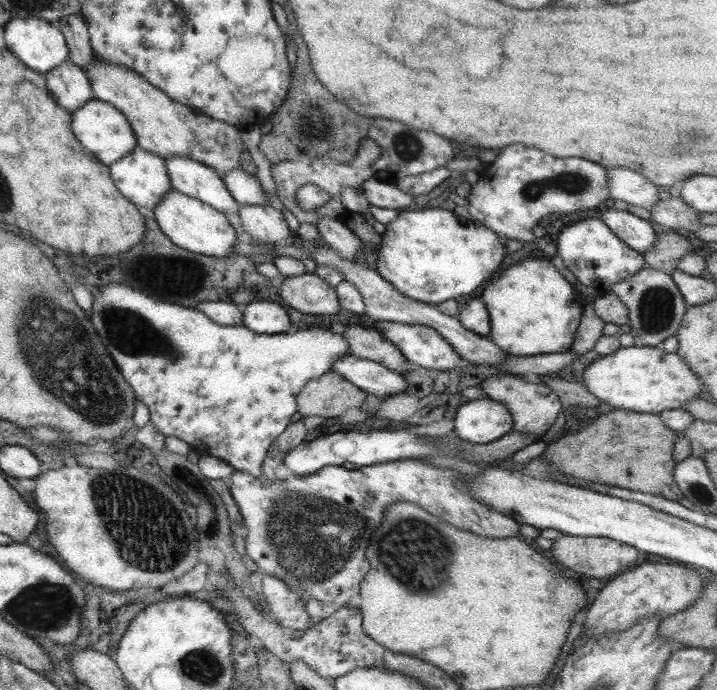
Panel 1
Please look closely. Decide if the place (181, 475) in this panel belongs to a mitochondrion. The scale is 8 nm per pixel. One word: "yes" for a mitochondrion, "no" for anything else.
yes

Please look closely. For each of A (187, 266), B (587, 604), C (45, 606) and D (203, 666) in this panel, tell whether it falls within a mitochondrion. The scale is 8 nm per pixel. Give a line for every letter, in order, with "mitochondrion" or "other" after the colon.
A: other
B: other
C: mitochondrion
D: mitochondrion

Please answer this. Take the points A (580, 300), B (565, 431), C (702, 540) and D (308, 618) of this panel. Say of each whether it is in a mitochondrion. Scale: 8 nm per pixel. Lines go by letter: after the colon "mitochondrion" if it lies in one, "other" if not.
A: other
B: other
C: other
D: other

